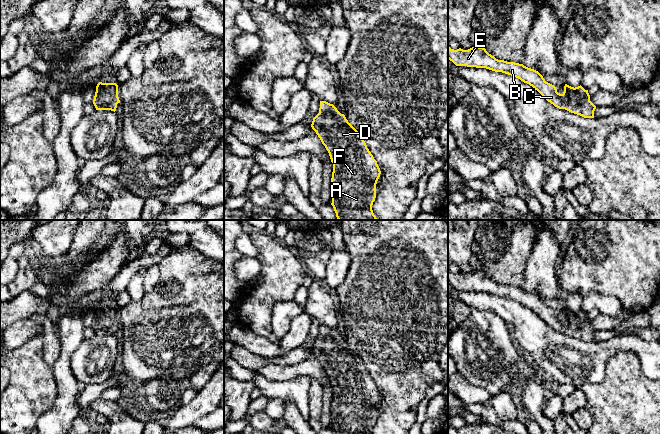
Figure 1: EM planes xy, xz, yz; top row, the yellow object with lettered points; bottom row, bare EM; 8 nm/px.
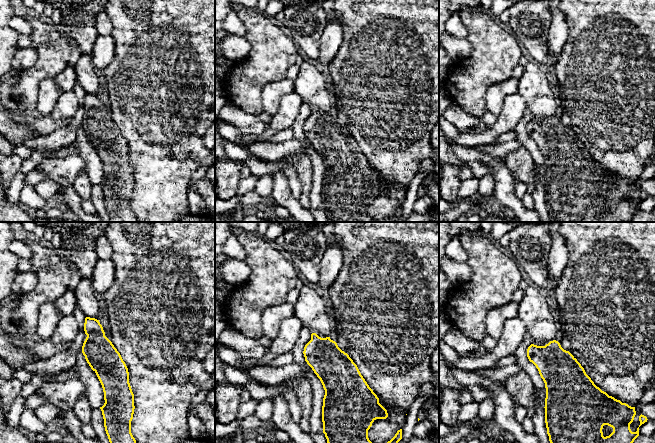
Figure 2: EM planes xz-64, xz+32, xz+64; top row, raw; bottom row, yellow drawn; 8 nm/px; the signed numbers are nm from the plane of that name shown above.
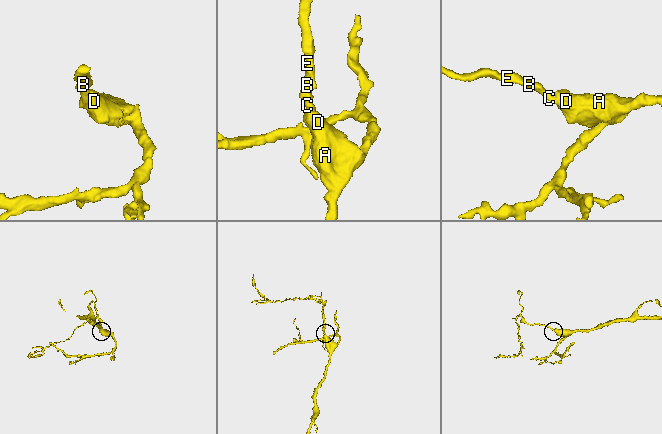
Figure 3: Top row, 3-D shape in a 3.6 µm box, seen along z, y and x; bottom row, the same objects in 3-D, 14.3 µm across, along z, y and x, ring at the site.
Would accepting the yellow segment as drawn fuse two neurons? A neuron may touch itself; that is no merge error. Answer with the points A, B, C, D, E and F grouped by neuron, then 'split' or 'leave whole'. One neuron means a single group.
A B C D E F; leave whole

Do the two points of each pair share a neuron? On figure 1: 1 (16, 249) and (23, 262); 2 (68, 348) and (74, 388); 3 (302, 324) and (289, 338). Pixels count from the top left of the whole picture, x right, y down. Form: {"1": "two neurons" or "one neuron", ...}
{"1": "two neurons", "2": "one neuron", "3": "one neuron"}

